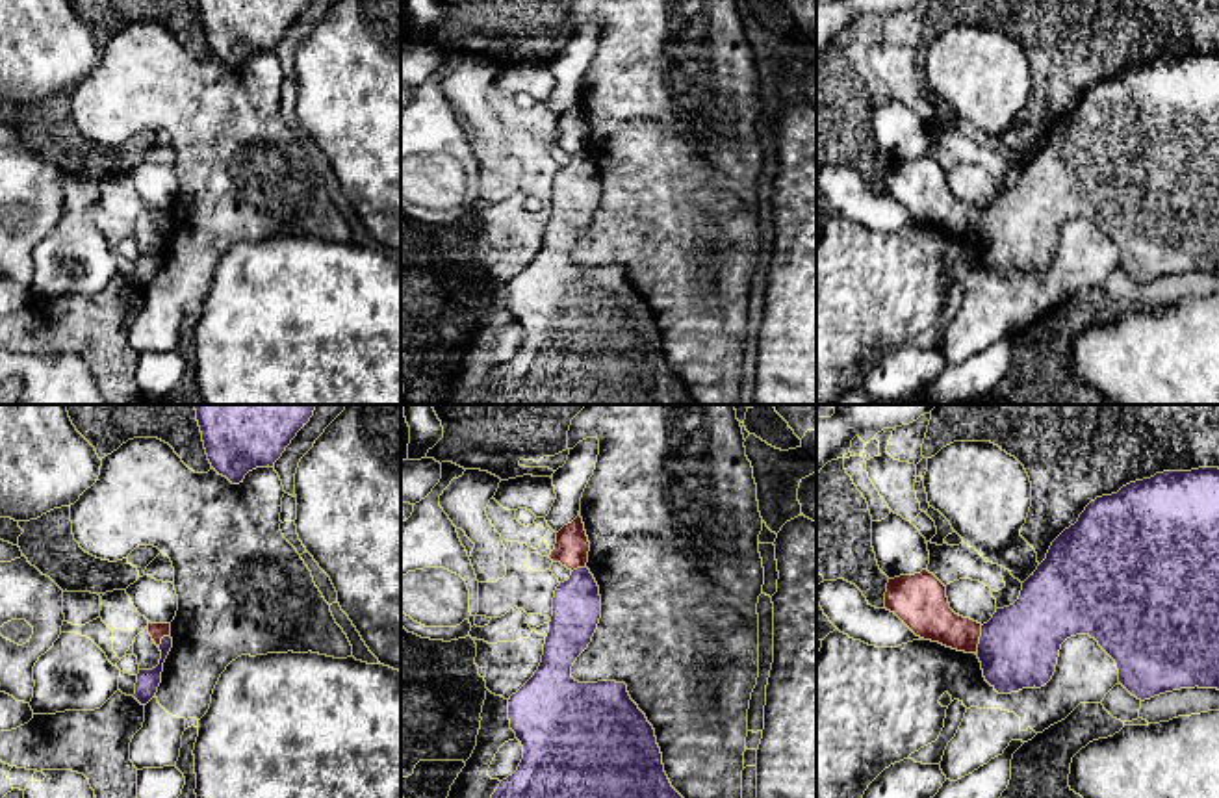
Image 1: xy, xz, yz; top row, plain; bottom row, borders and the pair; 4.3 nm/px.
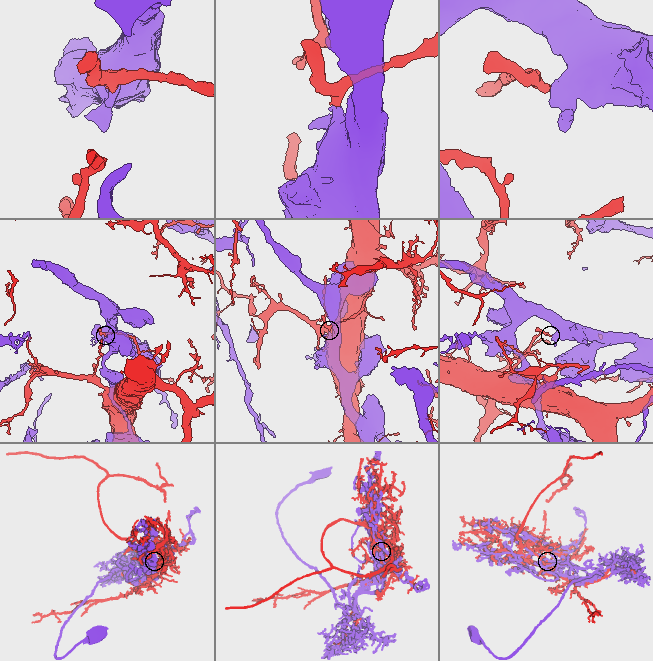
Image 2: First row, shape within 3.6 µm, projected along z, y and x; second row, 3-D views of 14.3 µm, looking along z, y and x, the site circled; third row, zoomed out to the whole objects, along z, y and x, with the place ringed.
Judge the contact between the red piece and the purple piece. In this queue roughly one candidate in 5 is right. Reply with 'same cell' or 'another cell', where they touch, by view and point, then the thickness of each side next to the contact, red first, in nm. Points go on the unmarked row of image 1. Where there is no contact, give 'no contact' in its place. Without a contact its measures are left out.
another cell | yz (978, 223) | 200/340 nm

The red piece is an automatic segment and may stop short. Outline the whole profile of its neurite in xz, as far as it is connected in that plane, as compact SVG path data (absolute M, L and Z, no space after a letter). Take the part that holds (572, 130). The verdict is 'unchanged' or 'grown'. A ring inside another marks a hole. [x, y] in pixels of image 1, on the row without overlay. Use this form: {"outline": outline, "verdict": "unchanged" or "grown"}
{"outline": "M579 97L579 100L571 108L564 109L557 117L557 128L549 143L553 147L560 147L562 150L573 156L577 152L586 152L588 135L590 135L590 126Z", "verdict": "unchanged"}

